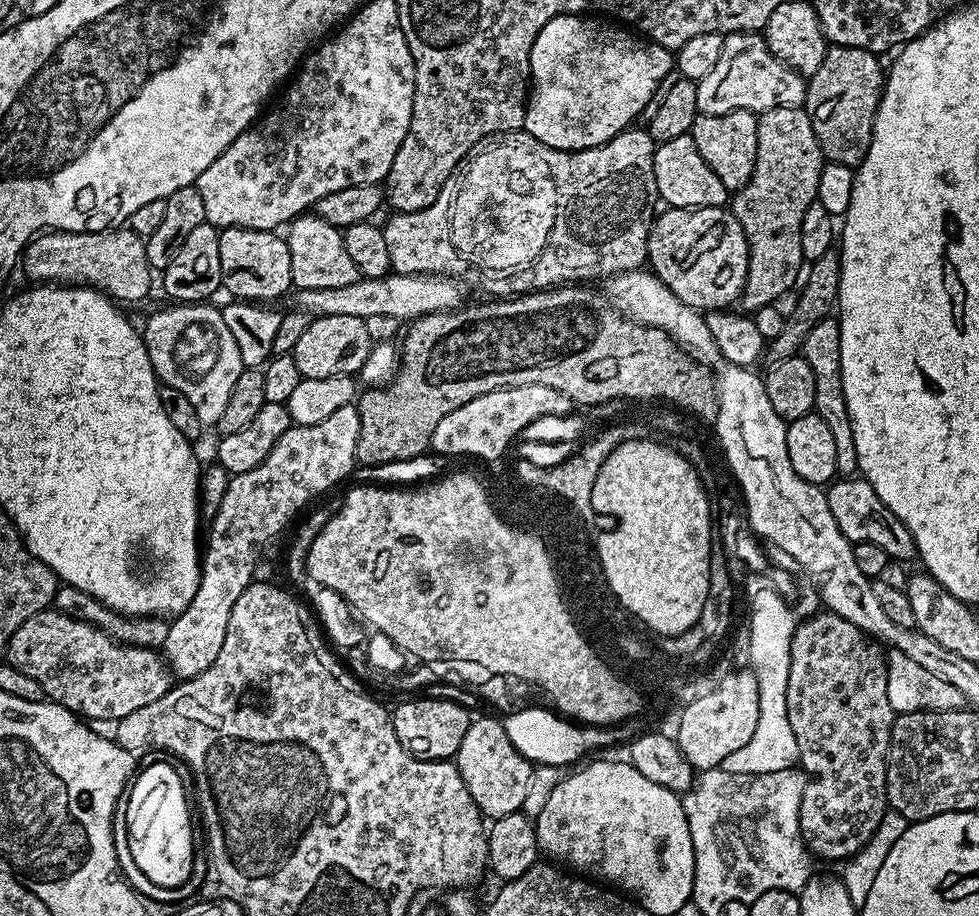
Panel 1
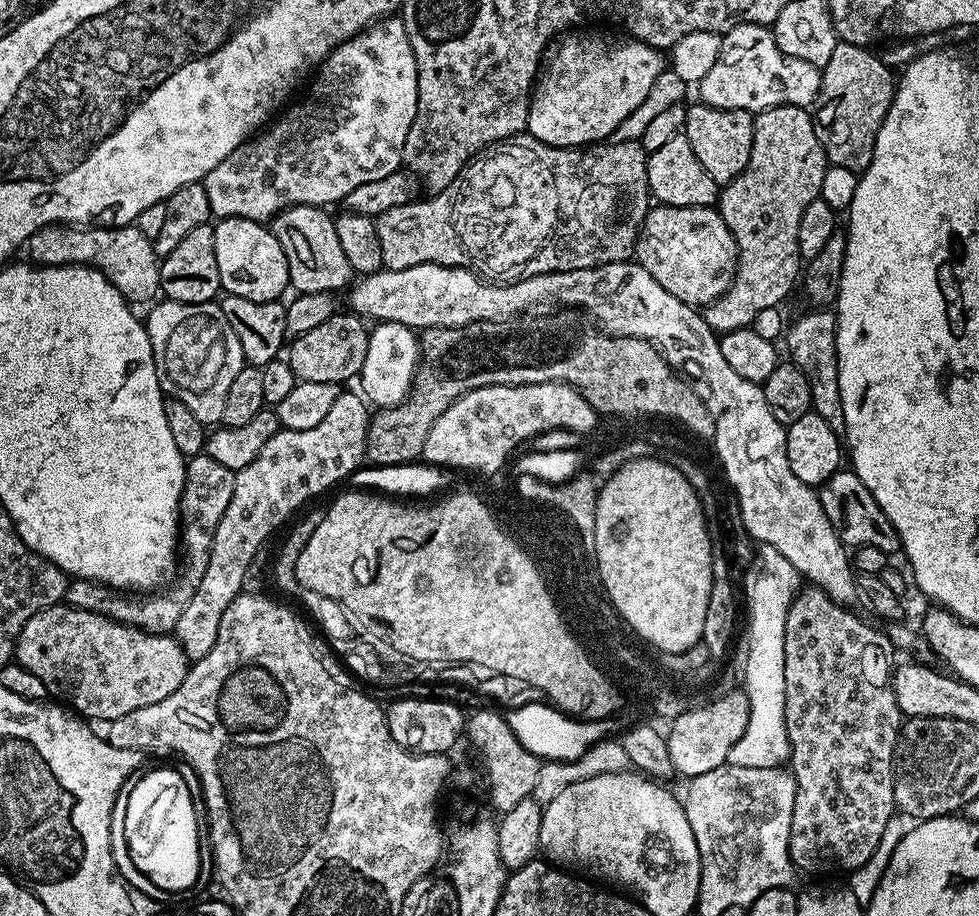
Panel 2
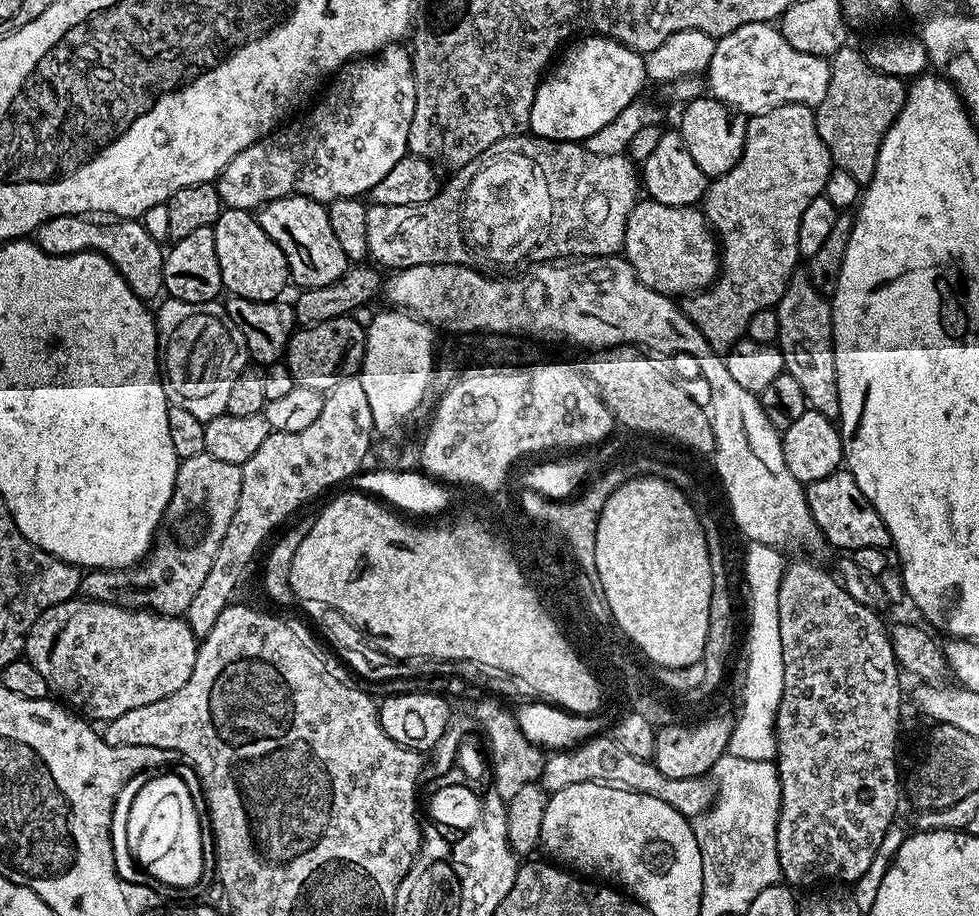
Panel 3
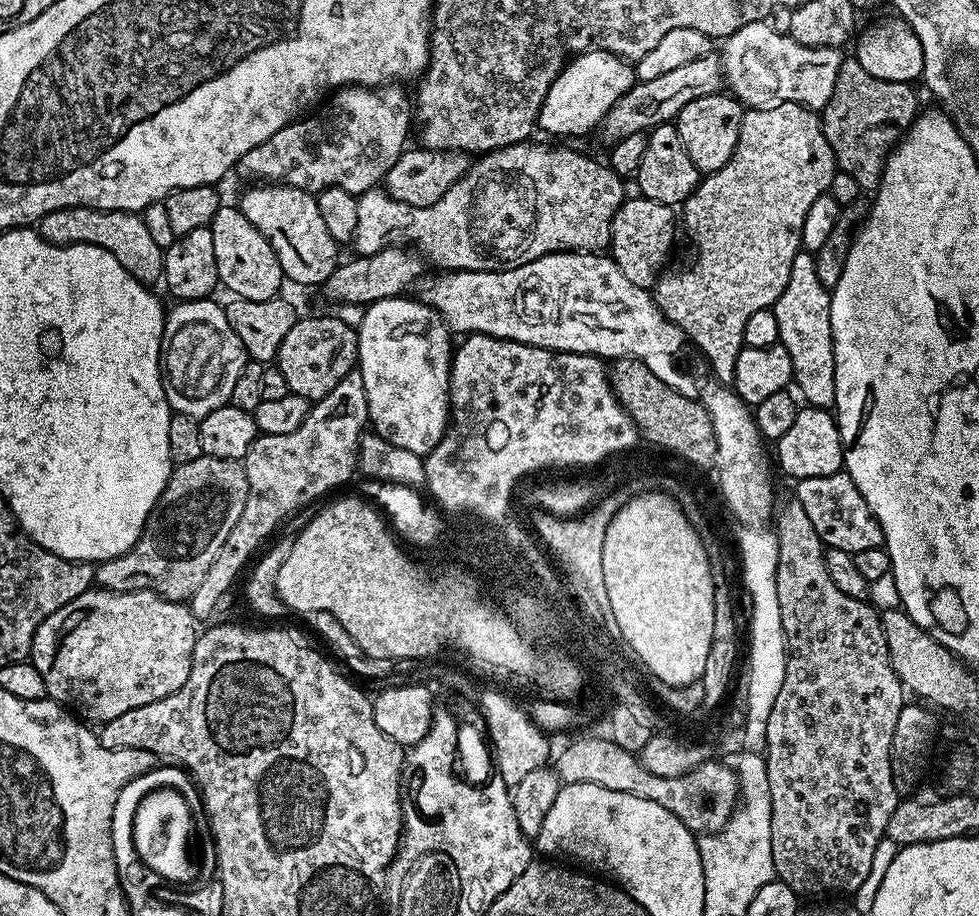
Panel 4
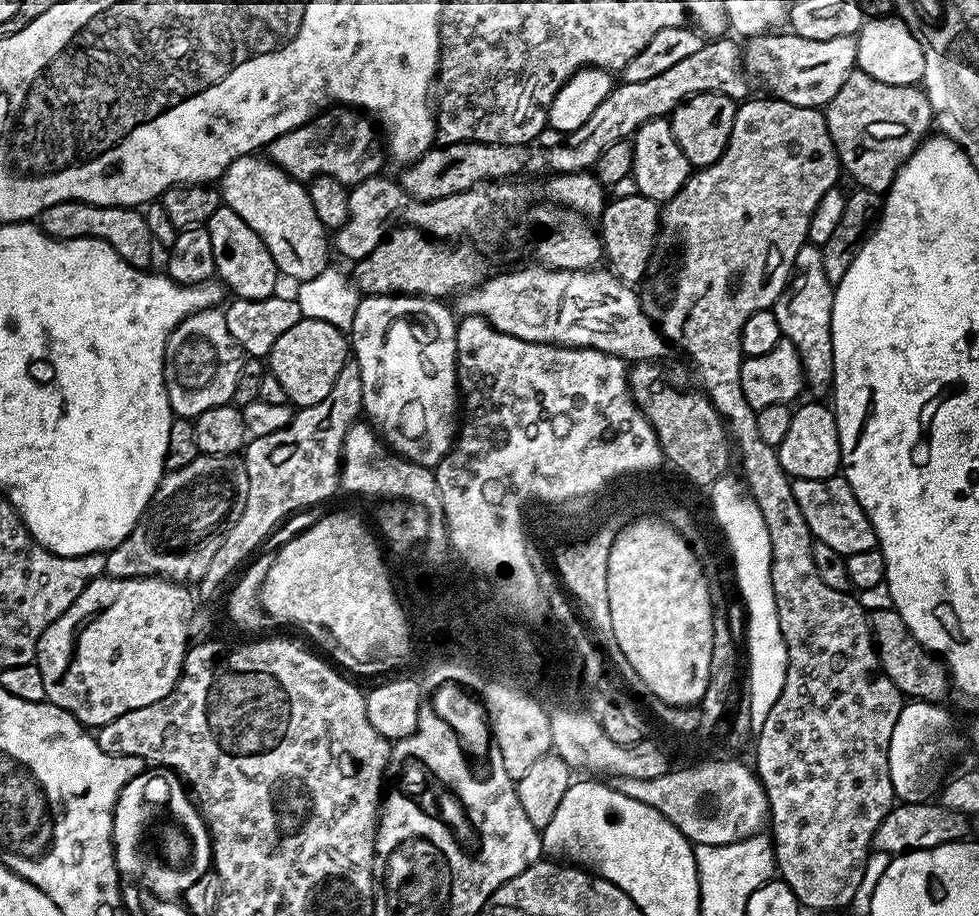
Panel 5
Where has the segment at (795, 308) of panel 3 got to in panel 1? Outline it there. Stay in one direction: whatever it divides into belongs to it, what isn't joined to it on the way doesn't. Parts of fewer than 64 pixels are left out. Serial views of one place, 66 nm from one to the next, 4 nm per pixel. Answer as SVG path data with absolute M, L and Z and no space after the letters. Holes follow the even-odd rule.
M829 318L818 322L810 334L806 334L806 342L802 349L806 362L810 362L810 370L814 370L814 412L830 426L830 434L834 438L834 466L837 473L852 474L858 469L858 450L854 450L854 430L850 426L850 410L846 406L846 394L842 390L842 350L840 349L840 321Z

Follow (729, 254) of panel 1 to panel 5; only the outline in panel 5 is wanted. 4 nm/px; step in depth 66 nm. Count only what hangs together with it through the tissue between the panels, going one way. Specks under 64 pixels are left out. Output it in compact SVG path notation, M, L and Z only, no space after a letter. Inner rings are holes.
M631 195L609 199L605 203L598 217L598 235L606 264L608 260L607 267L622 283L636 286L644 279L652 246L656 243L656 233L660 231L661 205L642 195Z

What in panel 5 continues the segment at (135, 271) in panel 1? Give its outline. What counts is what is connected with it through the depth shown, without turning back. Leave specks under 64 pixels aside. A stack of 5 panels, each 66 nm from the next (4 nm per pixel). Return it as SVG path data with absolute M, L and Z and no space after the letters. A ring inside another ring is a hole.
M81 200L70 202L57 202L54 206L46 206L38 217L40 229L47 236L55 240L69 240L70 238L82 238L93 236L118 250L126 262L130 262L136 268L147 269L152 260L152 248L154 241L150 234L150 226L146 222L144 212L136 208L123 208L122 206L98 206L87 204Z

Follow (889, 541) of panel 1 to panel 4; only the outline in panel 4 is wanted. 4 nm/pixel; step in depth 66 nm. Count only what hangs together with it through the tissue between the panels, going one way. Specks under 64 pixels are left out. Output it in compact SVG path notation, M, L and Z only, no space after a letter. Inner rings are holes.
M841 470L822 478L802 478L795 481L794 487L794 499L802 502L806 518L810 518L814 530L818 530L818 538L827 547L856 553L883 545L882 526L878 526L878 518L874 518L870 506L866 506L866 498L858 494L858 486L854 486L847 472Z

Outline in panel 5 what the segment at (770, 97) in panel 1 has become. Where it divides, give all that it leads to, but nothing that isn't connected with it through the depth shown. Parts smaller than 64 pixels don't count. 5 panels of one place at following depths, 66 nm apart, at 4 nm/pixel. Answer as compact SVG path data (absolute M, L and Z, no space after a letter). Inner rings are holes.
M788 30L754 36L742 48L744 71L768 91L765 93L777 100L785 100L794 106L823 109L834 98L834 94L842 90L842 82L846 82L848 75L857 67L856 39L856 36L847 36L814 42Z

